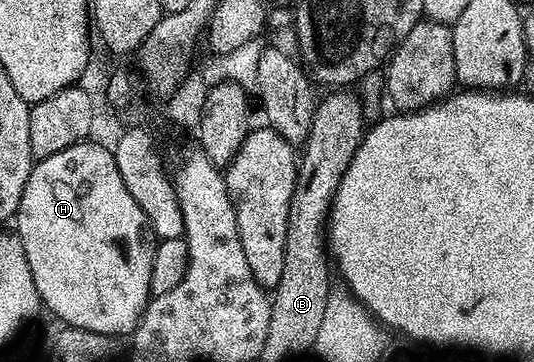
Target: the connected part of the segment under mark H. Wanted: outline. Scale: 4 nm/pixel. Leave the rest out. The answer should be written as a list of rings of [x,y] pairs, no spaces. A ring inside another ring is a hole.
[[[91,143],[69,146],[32,167],[19,203],[17,235],[25,246],[25,258],[29,258],[29,270],[46,311],[48,308],[57,319],[64,320],[61,321],[64,325],[72,328],[123,338],[134,333],[152,299],[149,274],[155,253],[153,233],[147,215],[137,206],[129,190],[103,192],[103,188],[111,188],[111,184],[107,184],[107,180],[95,180],[95,168],[107,168],[107,164],[95,164],[95,160],[112,160],[115,153],[108,145],[106,148],[103,144]]]

